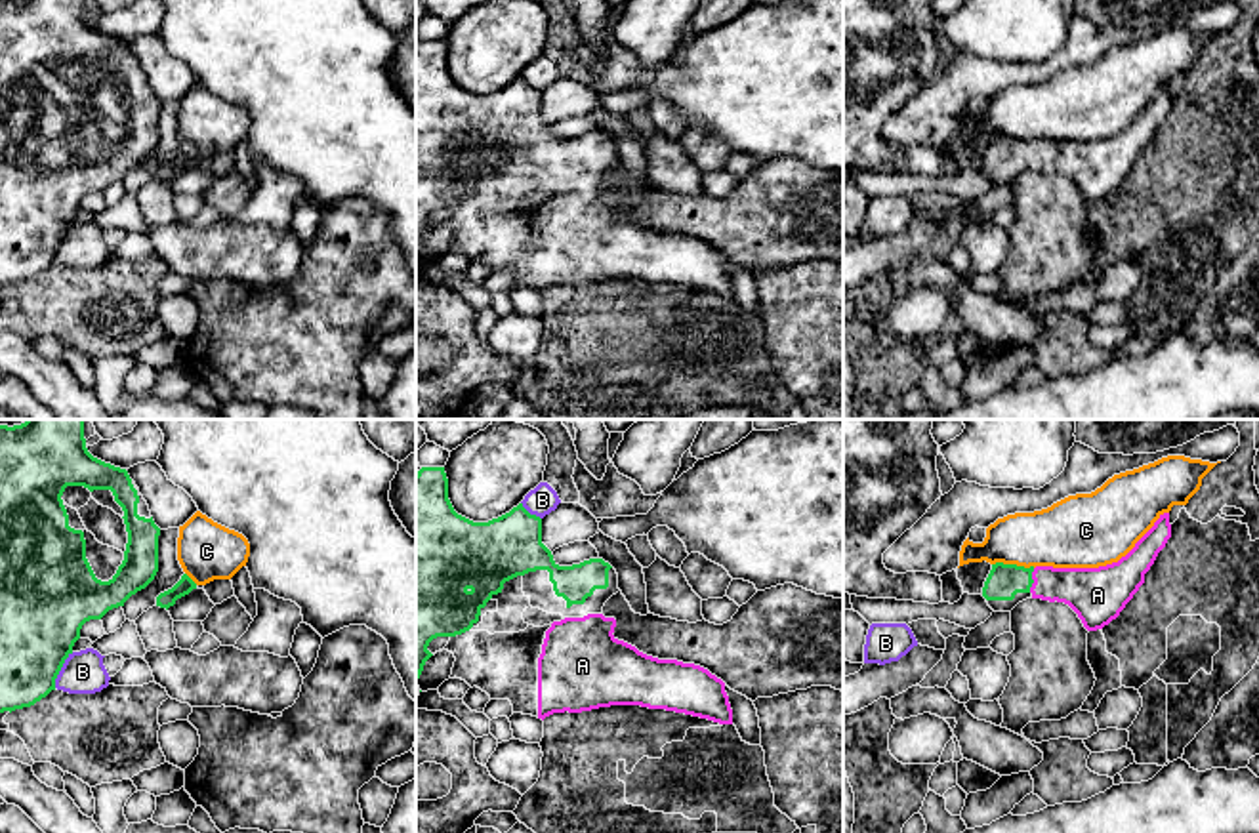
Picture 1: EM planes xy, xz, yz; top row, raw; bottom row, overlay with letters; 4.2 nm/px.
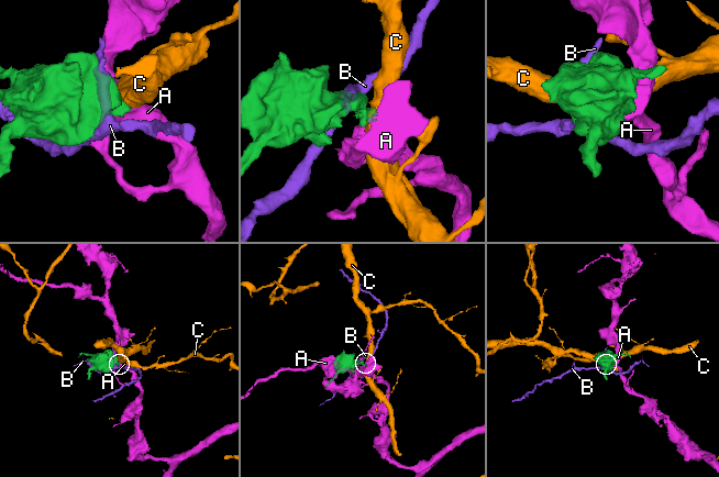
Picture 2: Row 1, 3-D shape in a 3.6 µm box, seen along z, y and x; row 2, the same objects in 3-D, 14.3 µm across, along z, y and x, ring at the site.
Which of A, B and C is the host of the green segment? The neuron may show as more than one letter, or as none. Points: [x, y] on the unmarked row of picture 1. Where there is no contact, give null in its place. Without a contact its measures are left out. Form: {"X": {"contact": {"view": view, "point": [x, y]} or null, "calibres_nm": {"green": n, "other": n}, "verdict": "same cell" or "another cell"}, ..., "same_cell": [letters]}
{"A": {"contact": {"view": "yz", "point": [1032, 153]}, "calibres_nm": {"green": 150, "other": 200}, "verdict": "same cell"}, "B": {"contact": {"view": "xy", "point": [60, 243]}, "calibres_nm": {"green": 360, "other": 180}, "verdict": "another cell"}, "C": {"contact": {"view": "yz", "point": [1013, 138]}, "calibres_nm": {"green": 150, "other": 280}, "verdict": "another cell"}, "same_cell": ["A"]}

